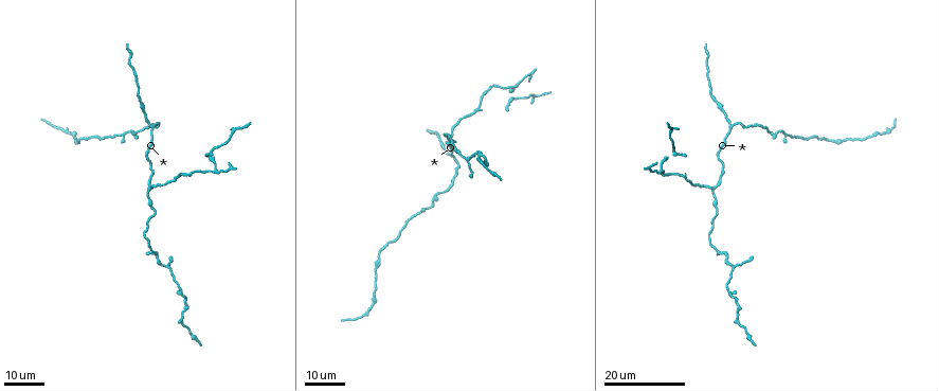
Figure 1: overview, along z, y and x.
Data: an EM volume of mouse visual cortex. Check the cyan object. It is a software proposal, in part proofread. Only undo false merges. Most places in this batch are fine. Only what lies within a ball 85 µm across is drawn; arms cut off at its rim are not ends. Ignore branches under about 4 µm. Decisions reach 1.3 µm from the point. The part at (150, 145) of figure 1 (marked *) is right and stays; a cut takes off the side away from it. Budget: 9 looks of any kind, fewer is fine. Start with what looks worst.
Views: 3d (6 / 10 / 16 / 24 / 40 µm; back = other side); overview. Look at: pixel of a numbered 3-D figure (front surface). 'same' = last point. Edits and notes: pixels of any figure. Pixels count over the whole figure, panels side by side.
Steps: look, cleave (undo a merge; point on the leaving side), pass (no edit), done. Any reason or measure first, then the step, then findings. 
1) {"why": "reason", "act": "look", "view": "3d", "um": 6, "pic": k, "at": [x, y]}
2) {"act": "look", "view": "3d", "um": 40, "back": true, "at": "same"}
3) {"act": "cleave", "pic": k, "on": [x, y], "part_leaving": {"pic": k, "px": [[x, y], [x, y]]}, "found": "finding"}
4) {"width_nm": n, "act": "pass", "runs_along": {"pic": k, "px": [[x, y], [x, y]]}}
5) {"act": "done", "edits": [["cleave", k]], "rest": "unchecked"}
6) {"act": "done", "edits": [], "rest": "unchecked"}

{"why": "three arms meet", "act": "look", "view": "3d", "um": 16, "pic": 1, "at": [467, 161]}

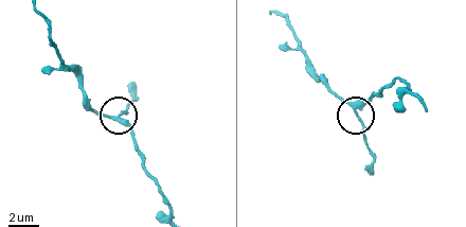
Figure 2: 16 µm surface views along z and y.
{"why": "zoom in", "act": "look", "view": "3d", "um": 10, "pic": 2, "at": [355, 114]}

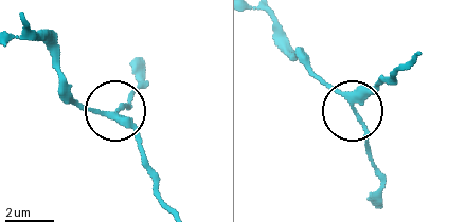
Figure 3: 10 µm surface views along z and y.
{"act": "pass", "runs_along": {"pic": 3, "px": [[272, 13], [283, 42], [352, 109], [378, 173]]}, "found": "one cell here"}

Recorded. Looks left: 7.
{"act": "look", "view": "3d", "um": 24, "pic": 1, "at": [149, 189]}

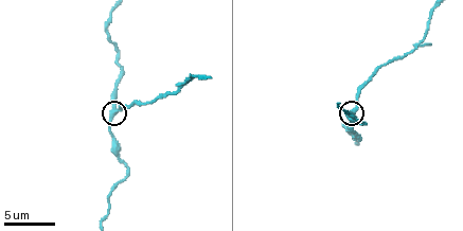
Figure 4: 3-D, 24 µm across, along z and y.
{"act": "look", "view": "3d", "um": 10, "pic": 4, "at": [114, 114]}

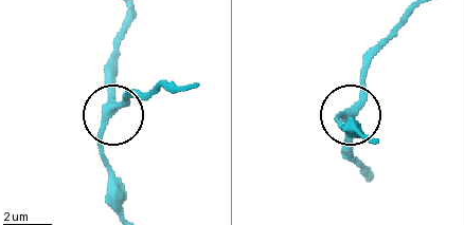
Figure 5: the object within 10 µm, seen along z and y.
{"side_arm_um": 46, "act": "pass", "found": "one cell here"}

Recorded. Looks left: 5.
{"why": "three-way junction", "act": "look", "view": "3d", "um": 24, "pic": 1, "at": [153, 127]}

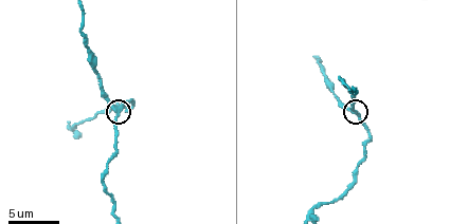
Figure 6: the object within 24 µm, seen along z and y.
{"why": "zoom in", "act": "look", "view": "3d", "um": 6, "pic": 6, "at": [352, 111]}

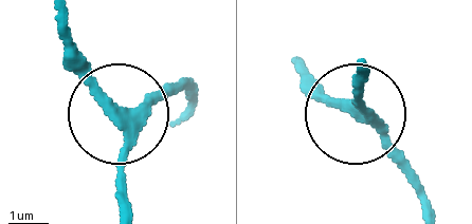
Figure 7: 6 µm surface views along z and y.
{"act": "pass", "found": "continuous, no second cell"}

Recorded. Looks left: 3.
{"why": "two arms in line, one across", "act": "look", "view": "3d", "um": 16, "pic": 1, "at": [454, 142]}

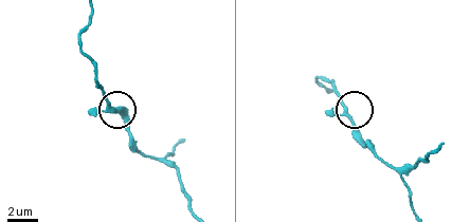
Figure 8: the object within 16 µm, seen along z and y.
{"act": "look", "view": "3d", "um": 6, "pic": 8, "at": [108, 103]}

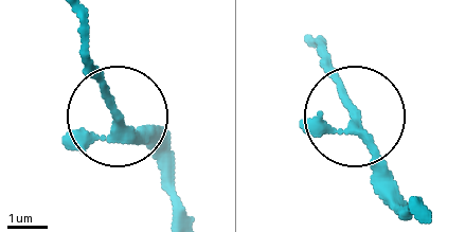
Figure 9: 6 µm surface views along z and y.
{"act": "pass", "found": "one cell here"}

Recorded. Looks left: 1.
{"act": "done", "edits": [], "rest": "unchecked"}

